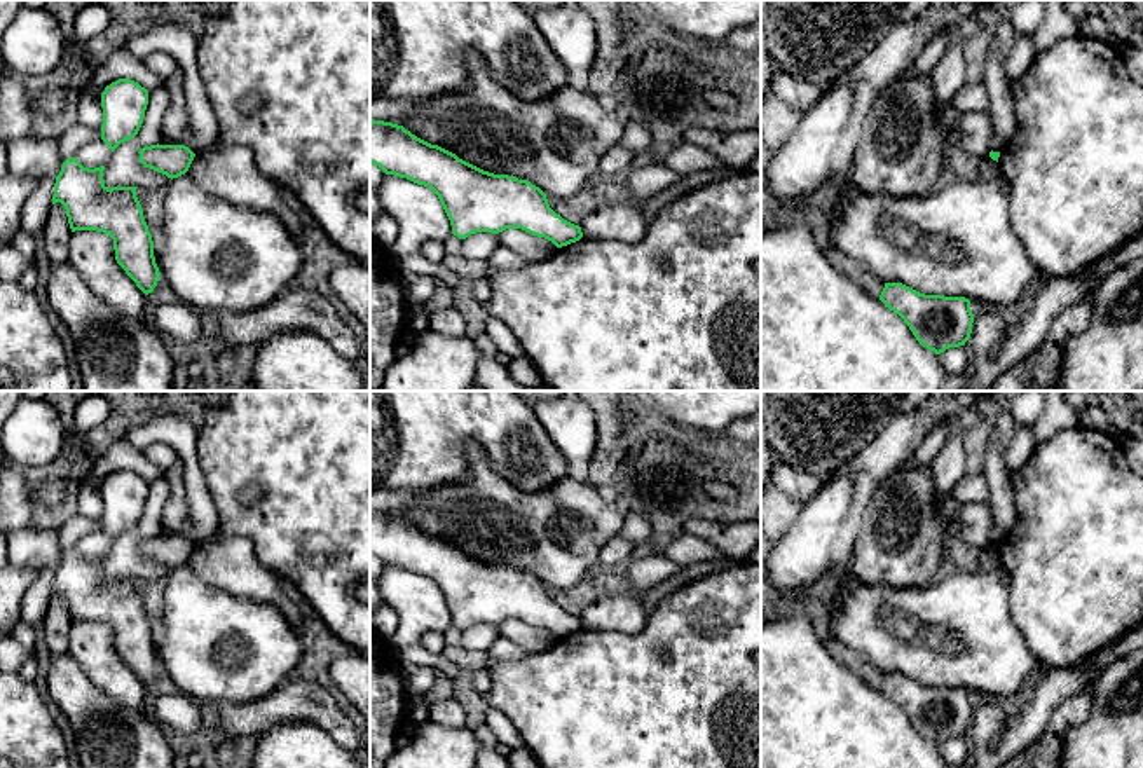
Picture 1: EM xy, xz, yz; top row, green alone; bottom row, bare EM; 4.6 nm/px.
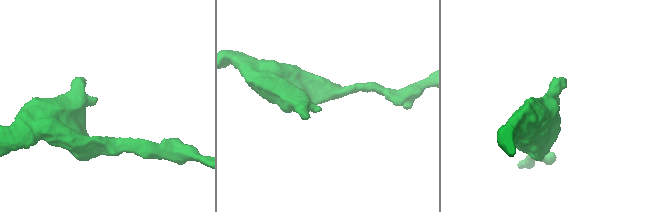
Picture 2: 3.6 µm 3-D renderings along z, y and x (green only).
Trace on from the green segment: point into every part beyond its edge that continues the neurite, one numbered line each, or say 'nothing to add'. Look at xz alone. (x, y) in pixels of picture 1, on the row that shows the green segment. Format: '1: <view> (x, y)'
nothing to add

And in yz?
nothing to add

